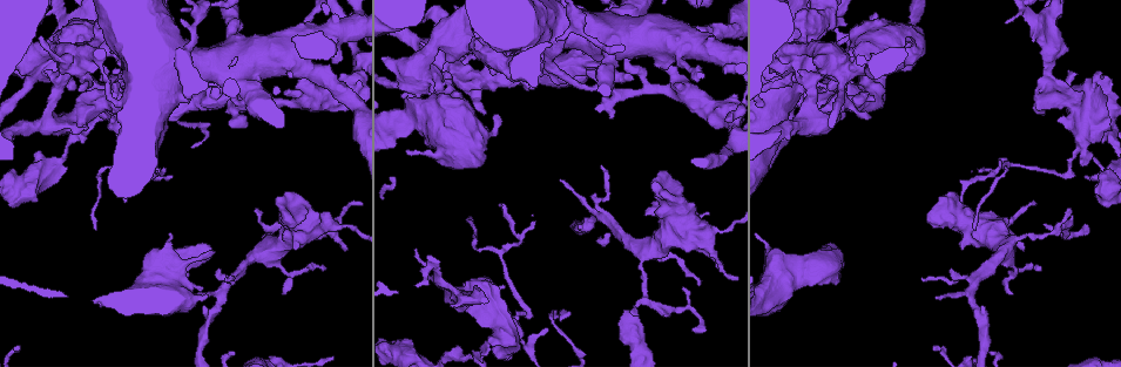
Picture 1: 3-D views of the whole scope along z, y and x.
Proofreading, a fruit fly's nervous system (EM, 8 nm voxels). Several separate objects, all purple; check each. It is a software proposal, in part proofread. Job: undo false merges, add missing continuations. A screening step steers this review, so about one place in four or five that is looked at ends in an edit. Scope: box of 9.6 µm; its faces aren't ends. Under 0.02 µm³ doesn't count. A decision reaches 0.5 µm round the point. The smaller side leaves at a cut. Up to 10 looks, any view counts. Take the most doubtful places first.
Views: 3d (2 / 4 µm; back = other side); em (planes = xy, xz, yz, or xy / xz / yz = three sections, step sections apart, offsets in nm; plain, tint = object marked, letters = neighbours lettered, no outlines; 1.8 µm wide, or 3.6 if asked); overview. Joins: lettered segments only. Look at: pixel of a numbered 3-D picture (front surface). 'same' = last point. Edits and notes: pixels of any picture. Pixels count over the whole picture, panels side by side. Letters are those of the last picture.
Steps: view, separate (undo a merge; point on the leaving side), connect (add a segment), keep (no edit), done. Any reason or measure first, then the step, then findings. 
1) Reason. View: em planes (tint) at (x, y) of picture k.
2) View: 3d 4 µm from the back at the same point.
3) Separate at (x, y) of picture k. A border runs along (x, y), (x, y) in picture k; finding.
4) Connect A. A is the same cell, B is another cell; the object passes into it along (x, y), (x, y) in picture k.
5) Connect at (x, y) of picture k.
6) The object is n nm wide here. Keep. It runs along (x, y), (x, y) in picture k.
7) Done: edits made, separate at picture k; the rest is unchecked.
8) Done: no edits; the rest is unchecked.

Sudden change in width. View: 3d 4 µm at (302, 69) of picture 1.

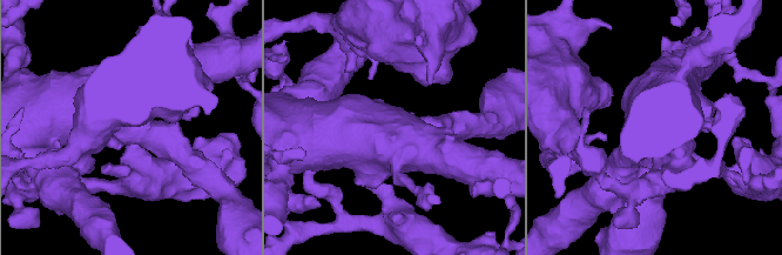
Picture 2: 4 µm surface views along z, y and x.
Shape alone is not enough. View: em 3.6 µm planes (plain) at (136, 128) of picture 2.

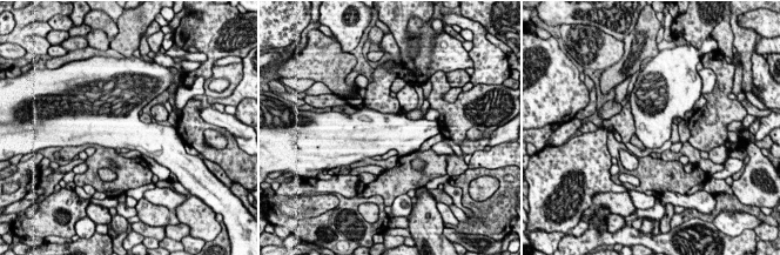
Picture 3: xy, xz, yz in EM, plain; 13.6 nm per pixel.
View: em 3.6 µm planes (letters) at the same point.

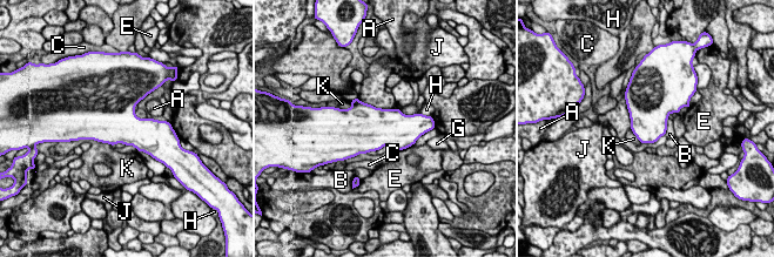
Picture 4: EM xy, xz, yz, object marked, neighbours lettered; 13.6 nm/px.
The longest contact is with J, 600 nm. Keep. A, B, C, E, G, H, J and K are other cells; a border runs along (86, 139), (107, 142), (110, 146) in picture 4; one neuron here.

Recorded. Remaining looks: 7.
Thick turns thin. View: 3d 4 µm at (427, 81) of picture 1.

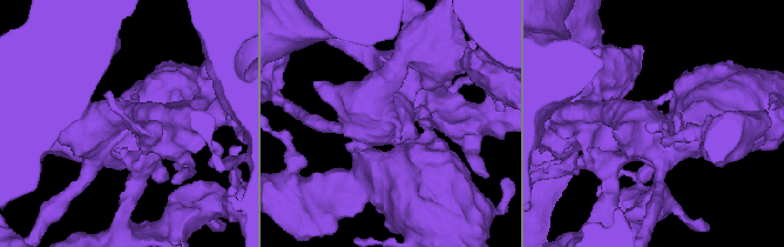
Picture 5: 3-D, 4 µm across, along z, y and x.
View: em 3.6 µm planes (letters) at (387, 118) of picture 5.

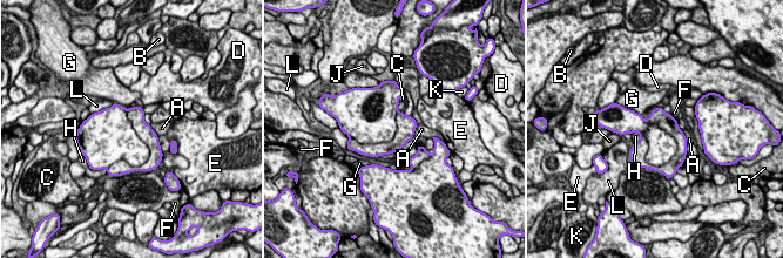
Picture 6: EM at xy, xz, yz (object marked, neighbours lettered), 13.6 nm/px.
Separate at (669, 124) of picture 6. A, B, C, D, E, F, G, H, J, K and L are other cells; the part that leaves runs along (413, 123), (391, 147), (366, 147) in picture 6; two neurons meet here.

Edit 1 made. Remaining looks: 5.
See it whole again. View: overview.

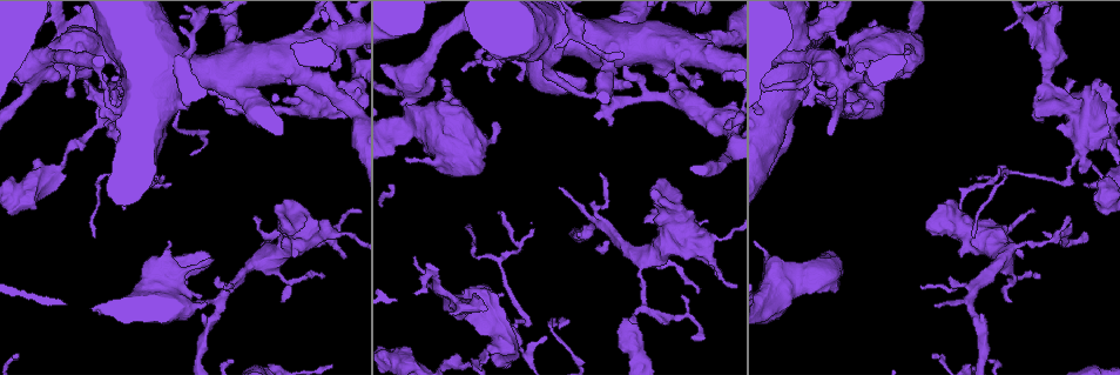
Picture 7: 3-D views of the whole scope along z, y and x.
An open end. View: 3d 4 µm at (470, 224) of picture 7.

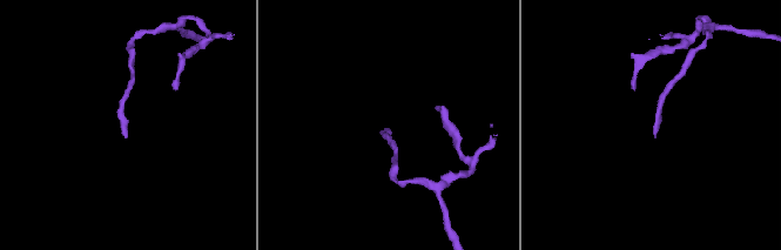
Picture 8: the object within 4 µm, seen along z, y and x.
View: em xy step 16 (letters) at (390, 131) of picture 8.

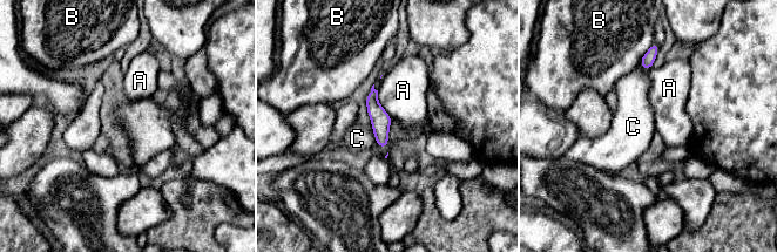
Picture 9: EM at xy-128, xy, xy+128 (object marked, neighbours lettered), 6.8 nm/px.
Keep. A, B and C are other cells; it runs along (373, 92), (384, 144) in picture 9; none of them fits.

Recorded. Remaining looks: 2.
Calibre changes. View: em 3.6 µm yz step 4 (letters) at (546, 62) of picture 7.

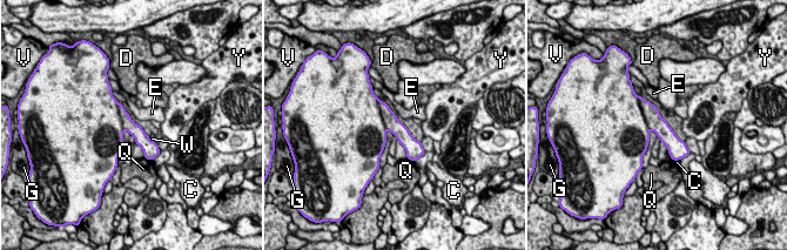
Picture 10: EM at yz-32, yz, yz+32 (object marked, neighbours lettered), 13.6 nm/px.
The longest contact is with V, 180 nm. Separate at (654, 121) of picture 10. C, D, E, G, Q, V, W and Y are other cells; the part that leaves runs along (643, 101), (653, 120), (683, 147) in picture 10; two neurons meet here.

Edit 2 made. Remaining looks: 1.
Done: edits made, separate at picture 6, separate at picture 10; the rest is unchecked.

